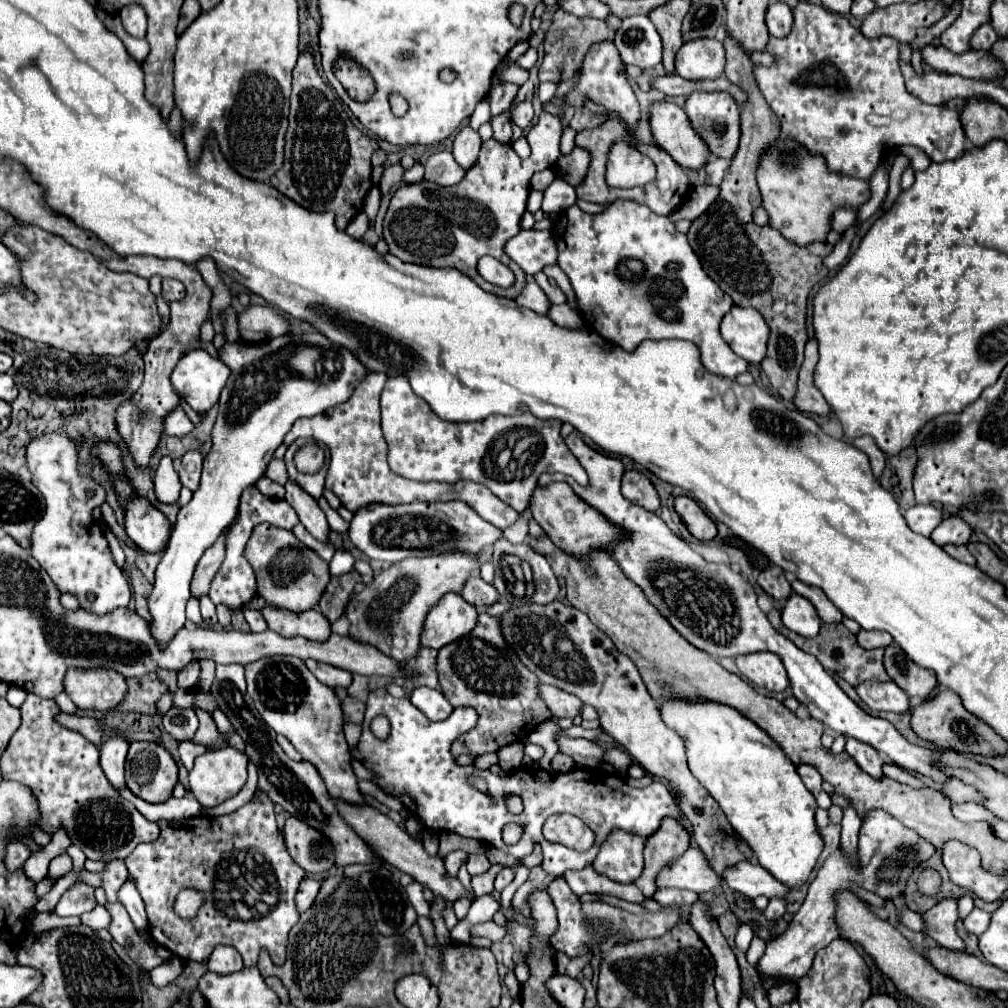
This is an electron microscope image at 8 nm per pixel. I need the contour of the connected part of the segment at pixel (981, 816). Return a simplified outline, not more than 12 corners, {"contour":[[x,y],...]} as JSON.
{"contour":[[972,802],[952,804],[952,814],[960,822],[986,820],[994,824],[996,816]]}

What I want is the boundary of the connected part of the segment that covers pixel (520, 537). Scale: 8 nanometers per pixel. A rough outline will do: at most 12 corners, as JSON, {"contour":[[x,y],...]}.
{"contour":[[526,508],[518,522],[504,530],[504,538],[514,544],[526,542],[528,538],[528,518]]}

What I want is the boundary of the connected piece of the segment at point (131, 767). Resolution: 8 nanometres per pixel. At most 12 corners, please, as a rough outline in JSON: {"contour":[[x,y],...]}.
{"contour":[[130,742],[126,784],[158,804],[178,766],[158,742]]}

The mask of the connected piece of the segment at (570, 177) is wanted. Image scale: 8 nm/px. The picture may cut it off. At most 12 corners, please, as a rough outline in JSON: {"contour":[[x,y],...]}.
{"contour":[[588,150],[568,154],[568,170],[554,166],[556,176],[576,186],[588,172]]}

